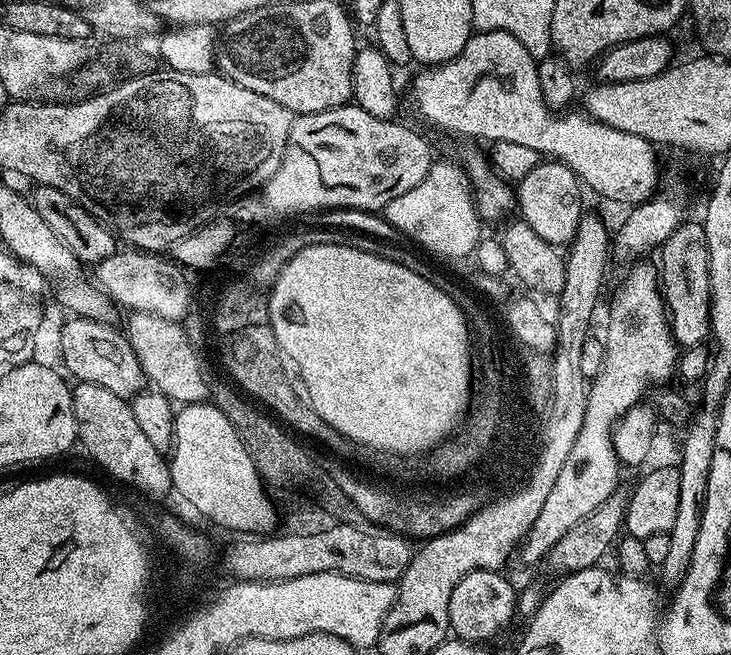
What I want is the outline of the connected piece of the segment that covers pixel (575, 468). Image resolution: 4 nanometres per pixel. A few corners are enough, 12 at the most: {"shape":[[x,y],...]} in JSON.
{"shape":[[655,263],[608,304],[584,425],[518,558],[534,564],[620,486],[616,423],[678,345]]}

